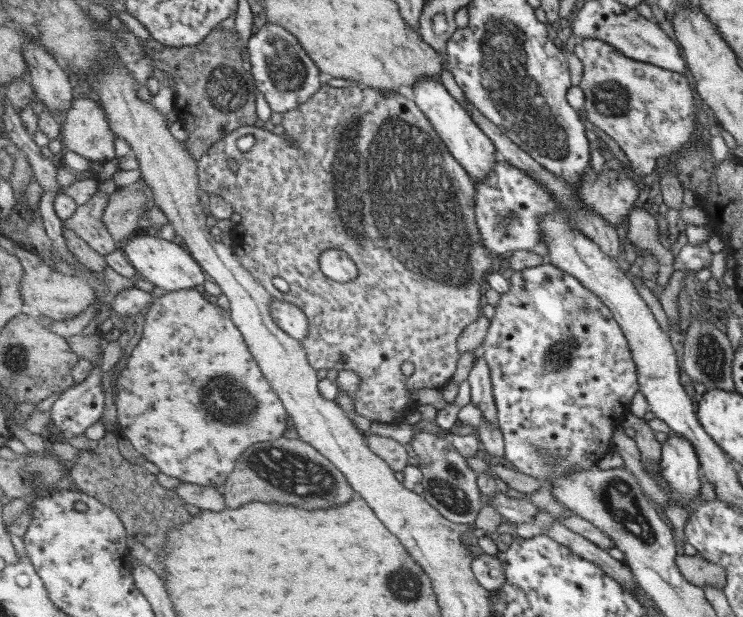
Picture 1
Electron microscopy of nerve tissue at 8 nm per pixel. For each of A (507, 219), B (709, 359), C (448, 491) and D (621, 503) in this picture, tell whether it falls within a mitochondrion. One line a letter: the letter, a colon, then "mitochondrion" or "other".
A: mitochondrion
B: mitochondrion
C: mitochondrion
D: mitochondrion

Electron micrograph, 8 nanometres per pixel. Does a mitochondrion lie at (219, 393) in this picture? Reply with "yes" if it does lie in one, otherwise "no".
yes

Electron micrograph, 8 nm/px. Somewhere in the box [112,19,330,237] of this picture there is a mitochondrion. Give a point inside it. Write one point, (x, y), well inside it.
(221, 99)

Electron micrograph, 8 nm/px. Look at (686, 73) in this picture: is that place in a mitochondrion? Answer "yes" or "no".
no

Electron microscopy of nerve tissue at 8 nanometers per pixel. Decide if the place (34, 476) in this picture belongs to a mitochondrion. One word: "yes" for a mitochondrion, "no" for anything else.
yes

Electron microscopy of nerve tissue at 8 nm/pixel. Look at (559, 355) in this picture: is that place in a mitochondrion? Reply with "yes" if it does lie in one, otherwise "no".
yes

